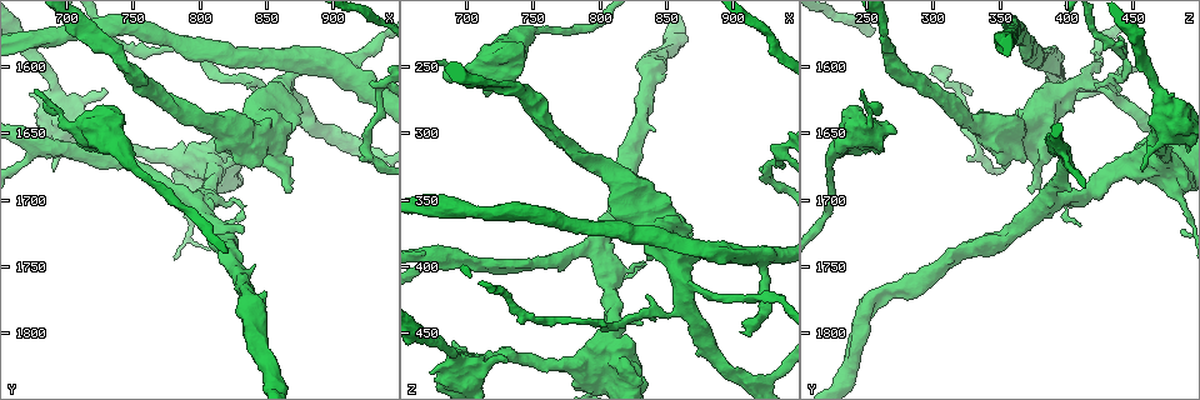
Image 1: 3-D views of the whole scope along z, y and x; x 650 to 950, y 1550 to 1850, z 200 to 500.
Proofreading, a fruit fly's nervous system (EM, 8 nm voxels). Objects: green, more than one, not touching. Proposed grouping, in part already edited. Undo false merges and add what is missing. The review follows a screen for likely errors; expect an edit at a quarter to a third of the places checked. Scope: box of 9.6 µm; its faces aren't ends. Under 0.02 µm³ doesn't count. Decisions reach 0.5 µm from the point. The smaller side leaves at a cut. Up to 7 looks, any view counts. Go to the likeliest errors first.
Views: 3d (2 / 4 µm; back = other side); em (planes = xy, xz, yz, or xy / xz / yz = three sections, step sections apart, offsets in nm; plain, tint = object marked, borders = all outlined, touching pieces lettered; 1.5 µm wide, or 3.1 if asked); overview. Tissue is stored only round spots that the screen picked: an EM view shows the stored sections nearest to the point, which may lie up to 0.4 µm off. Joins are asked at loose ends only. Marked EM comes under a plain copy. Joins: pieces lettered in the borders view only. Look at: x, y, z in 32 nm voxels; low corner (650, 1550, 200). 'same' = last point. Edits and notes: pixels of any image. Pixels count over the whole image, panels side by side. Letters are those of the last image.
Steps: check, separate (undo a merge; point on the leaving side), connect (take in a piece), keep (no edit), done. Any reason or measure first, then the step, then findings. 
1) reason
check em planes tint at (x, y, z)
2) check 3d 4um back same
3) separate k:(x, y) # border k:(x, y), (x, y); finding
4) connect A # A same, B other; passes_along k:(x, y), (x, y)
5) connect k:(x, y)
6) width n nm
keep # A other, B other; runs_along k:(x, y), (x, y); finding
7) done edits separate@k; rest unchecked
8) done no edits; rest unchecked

an open end
check 3d 2um back at (904, 1600, 448)

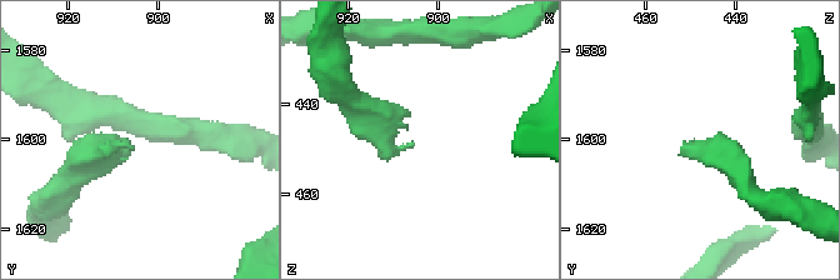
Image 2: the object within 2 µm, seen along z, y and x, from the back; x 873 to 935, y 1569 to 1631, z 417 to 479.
need the tissue
check em planes borders at (906, 1602, 449)

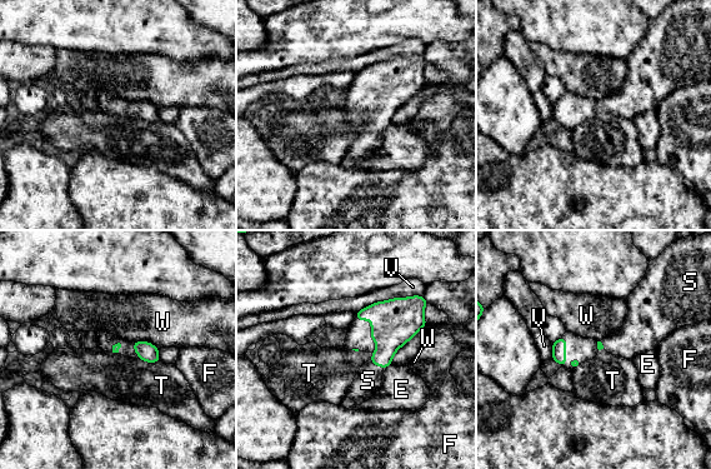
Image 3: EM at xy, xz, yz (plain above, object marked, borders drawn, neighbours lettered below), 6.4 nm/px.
connect S # E other, F other, S same, T other, V other, W other; passes_along 3:(390, 329), (377, 365), (367, 380); it goes on there

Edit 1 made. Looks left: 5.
branch stops here
check 3d 4um at (732, 1620, 472)

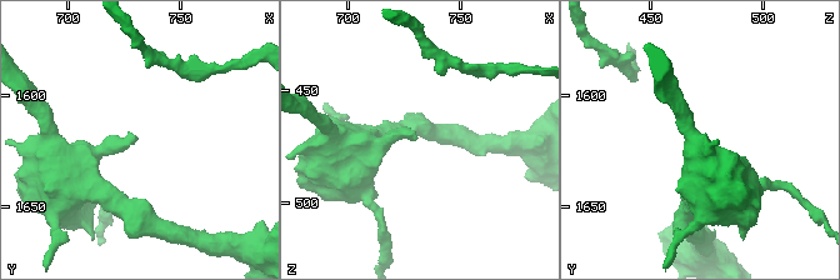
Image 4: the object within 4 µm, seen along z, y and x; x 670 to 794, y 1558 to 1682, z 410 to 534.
check em planes borders at (729, 1622, 471)

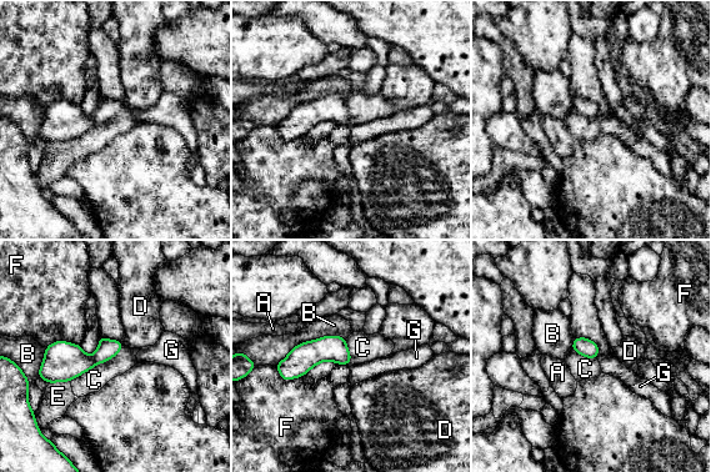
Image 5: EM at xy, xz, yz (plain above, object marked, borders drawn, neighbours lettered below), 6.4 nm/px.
keep # A other, B other, C other, D other, E other, F other, G other; border 5:(123, 346), (110, 358), (70, 381); no lettered piece goes on from it

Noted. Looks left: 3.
calibre changes
check 3d 4um at (744, 1668, 224)

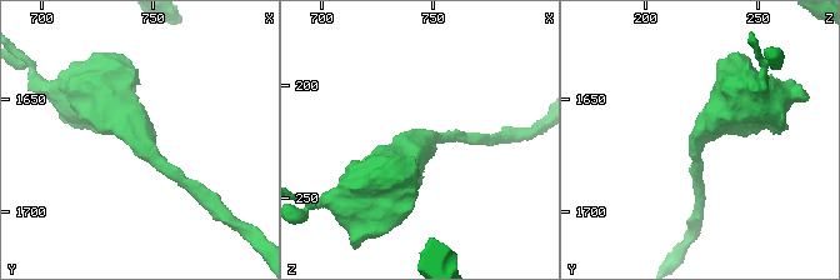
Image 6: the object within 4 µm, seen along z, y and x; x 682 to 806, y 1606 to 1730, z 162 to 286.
check em planes tint at (744, 1666, 225)

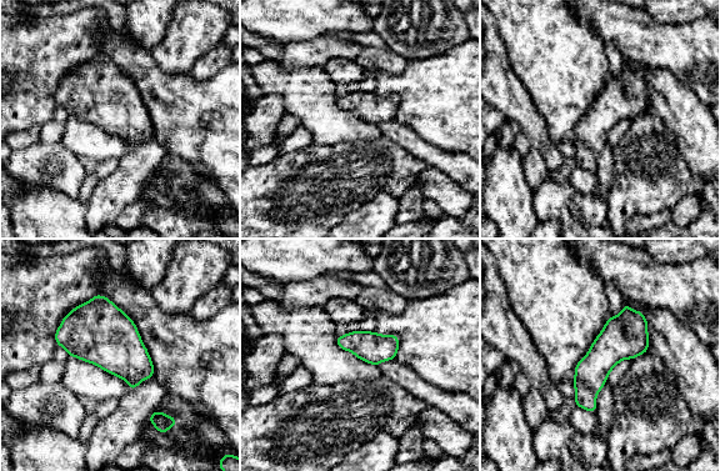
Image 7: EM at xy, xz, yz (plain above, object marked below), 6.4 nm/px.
what lies round it
check em planes borders same

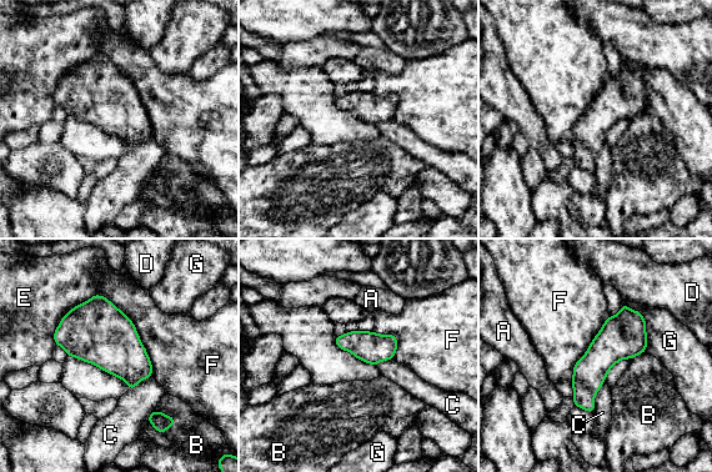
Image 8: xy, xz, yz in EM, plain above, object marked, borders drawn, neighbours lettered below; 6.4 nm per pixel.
keep # A other, B other, C other, D other, E other, F other, G other; border 8:(96, 294), (131, 321), (153, 375); continuous, no second neuron

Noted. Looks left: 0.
done edits connect@3; rest unchecked

